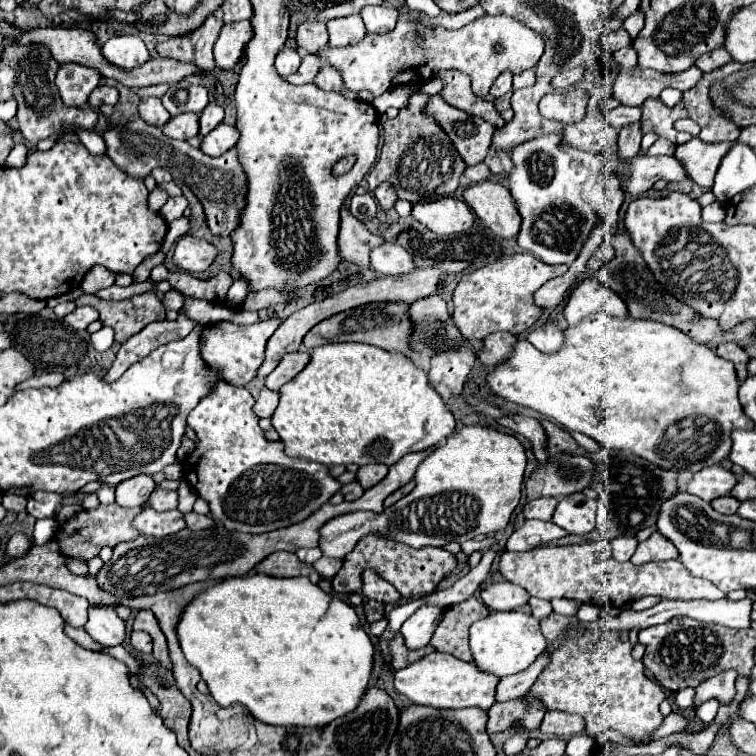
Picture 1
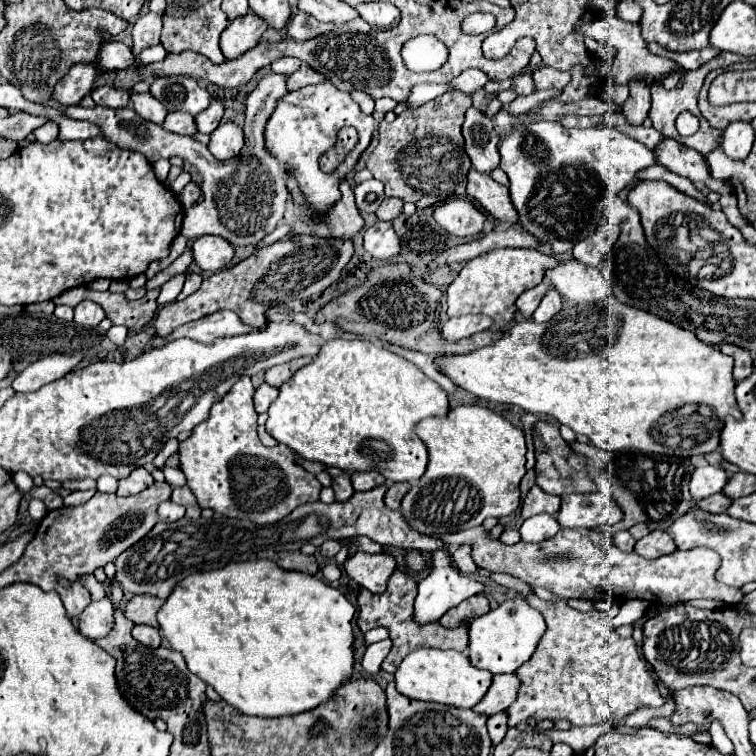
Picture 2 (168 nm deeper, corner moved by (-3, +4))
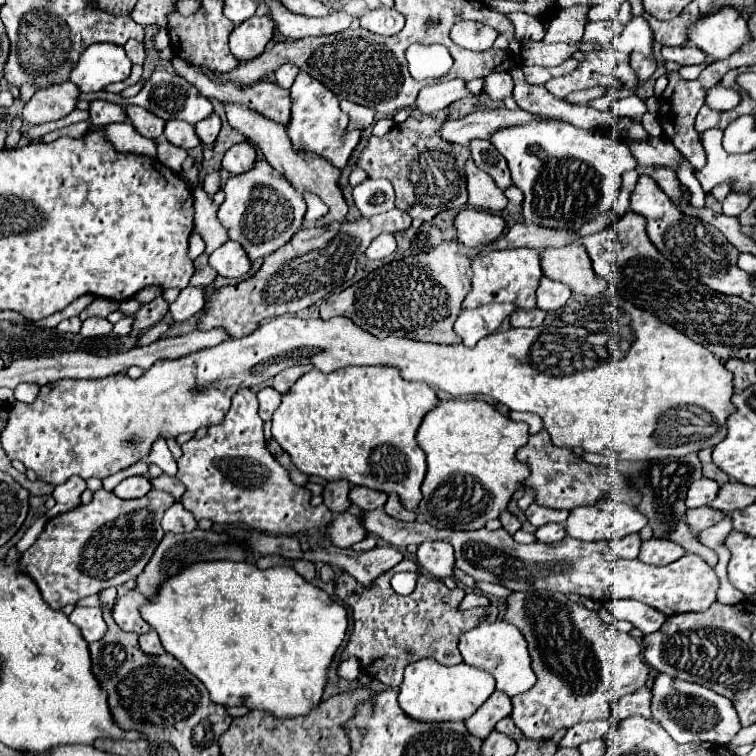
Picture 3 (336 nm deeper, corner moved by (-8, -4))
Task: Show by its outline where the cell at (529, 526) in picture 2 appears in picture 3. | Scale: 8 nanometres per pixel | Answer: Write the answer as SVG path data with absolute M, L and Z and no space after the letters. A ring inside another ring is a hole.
M546 523L546 525L538 527L534 535L536 535L536 541L540 541L540 543L556 543L566 537L566 531L564 531L564 525L560 525L560 523Z

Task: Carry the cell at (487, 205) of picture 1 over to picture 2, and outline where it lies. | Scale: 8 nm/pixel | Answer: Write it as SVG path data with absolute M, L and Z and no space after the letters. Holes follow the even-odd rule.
M471 167L467 175L467 195L481 203L501 223L515 223L517 211L509 199L509 189L491 179L489 173L479 173Z

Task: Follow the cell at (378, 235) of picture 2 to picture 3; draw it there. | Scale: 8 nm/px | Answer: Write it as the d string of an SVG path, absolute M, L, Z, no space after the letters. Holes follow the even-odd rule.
M382 233L378 235L370 247L366 249L366 257L368 259L384 259L388 255L392 255L396 251L396 239L392 233Z

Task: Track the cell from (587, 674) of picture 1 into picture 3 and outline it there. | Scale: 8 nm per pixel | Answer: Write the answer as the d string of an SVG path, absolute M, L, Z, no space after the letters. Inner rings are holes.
M516 591L506 601L508 611L504 619L508 623L514 623L524 633L532 657L532 667L538 677L532 689L514 697L514 723L526 739L544 741L550 739L556 731L570 729L580 721L610 719L614 701L624 695L636 693L640 687L646 687L650 667L640 657L642 645L634 637L630 637L630 633L620 633L616 625L606 625L596 611L578 605L562 593L548 591Z

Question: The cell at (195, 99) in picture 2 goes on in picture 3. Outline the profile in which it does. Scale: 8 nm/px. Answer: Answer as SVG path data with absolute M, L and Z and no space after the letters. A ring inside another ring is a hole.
M160 69L160 71L154 71L152 77L150 77L148 81L144 81L144 87L142 87L142 91L140 91L136 97L124 99L122 95L114 95L114 93L106 93L106 91L104 91L104 93L82 95L80 101L82 101L82 99L86 99L86 101L108 99L108 101L112 101L112 103L124 103L124 105L134 103L134 105L140 105L140 107L152 111L154 115L162 117L164 121L170 121L170 119L182 119L182 121L188 121L190 125L196 125L198 121L210 117L212 111L214 111L210 99L204 97L204 95L200 95L198 89L196 89L192 83L184 81L184 77L180 77L180 75L174 75L174 73L168 73L168 71L162 71L162 69Z

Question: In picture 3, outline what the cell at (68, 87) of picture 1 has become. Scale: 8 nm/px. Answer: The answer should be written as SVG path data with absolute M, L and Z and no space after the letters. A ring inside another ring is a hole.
M64 81L60 85L40 89L24 105L22 117L30 125L58 121L60 117L66 117L68 113L72 113L76 109L78 97L80 97L80 89L72 81Z

